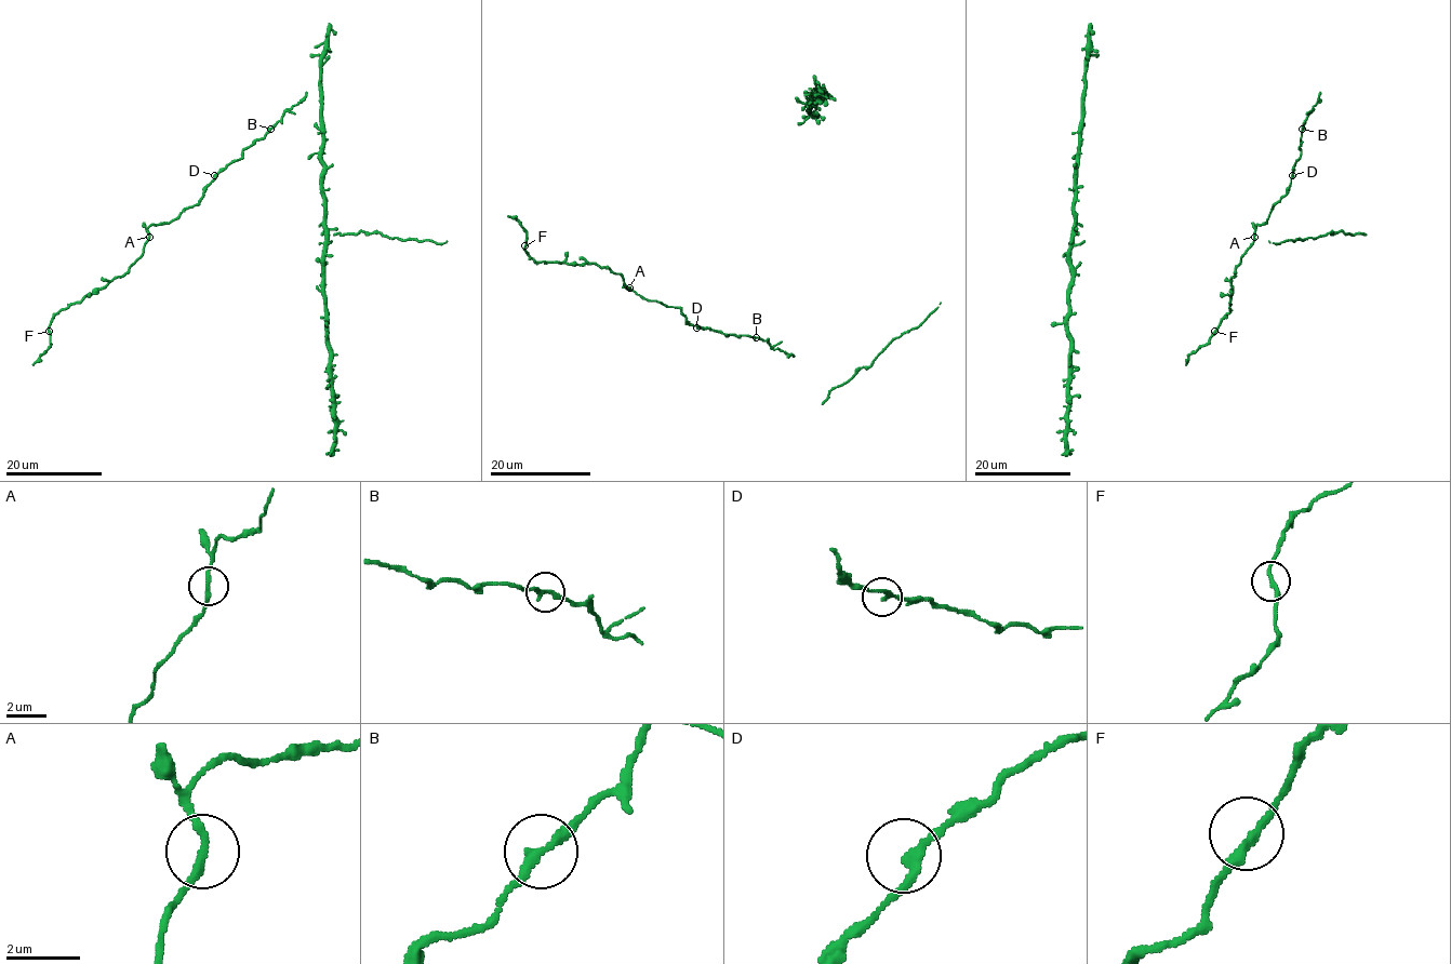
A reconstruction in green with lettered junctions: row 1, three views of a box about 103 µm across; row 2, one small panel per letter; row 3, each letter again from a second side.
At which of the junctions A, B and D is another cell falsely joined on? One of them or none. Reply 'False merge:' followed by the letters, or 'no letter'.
False merge: no letter

